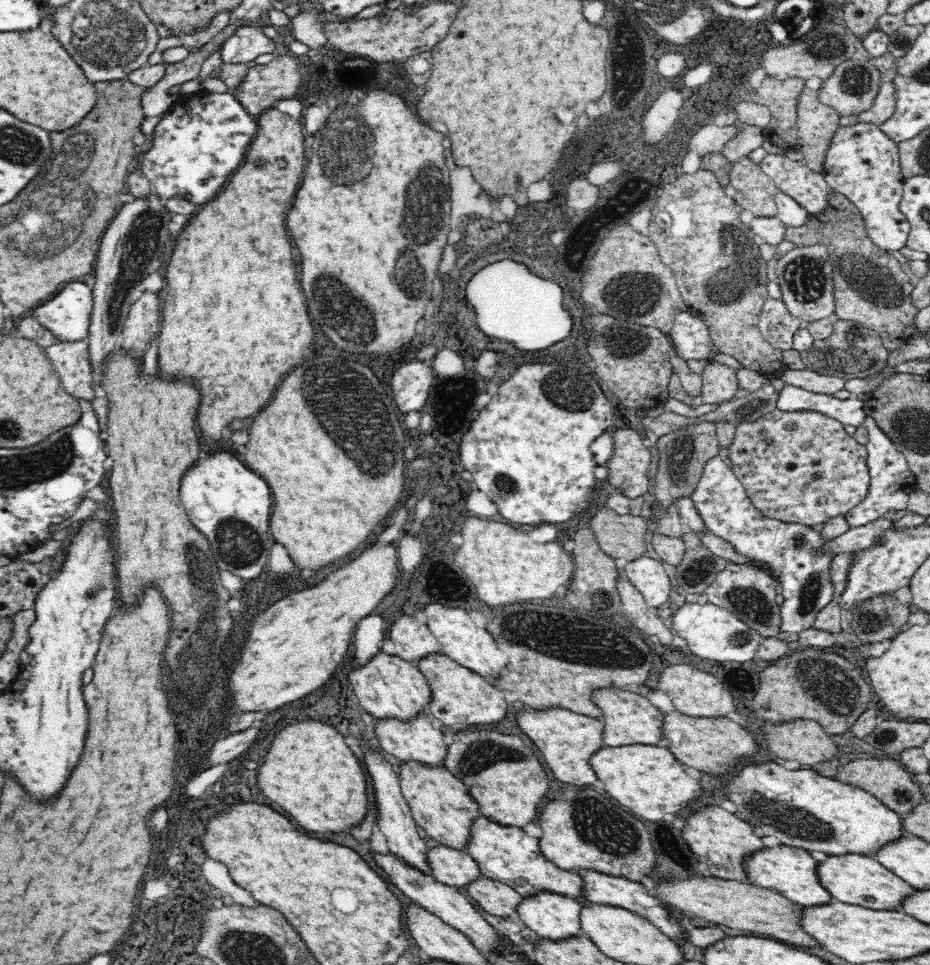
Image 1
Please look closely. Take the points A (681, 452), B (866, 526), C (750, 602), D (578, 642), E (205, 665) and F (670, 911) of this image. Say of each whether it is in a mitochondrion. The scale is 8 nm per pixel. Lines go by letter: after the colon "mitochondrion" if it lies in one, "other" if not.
A: mitochondrion
B: other
C: mitochondrion
D: mitochondrion
E: mitochondrion
F: other

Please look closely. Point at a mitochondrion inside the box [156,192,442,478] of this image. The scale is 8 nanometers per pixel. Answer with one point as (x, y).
(344, 320)

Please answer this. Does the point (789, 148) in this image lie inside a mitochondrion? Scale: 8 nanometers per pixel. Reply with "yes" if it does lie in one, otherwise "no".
no

